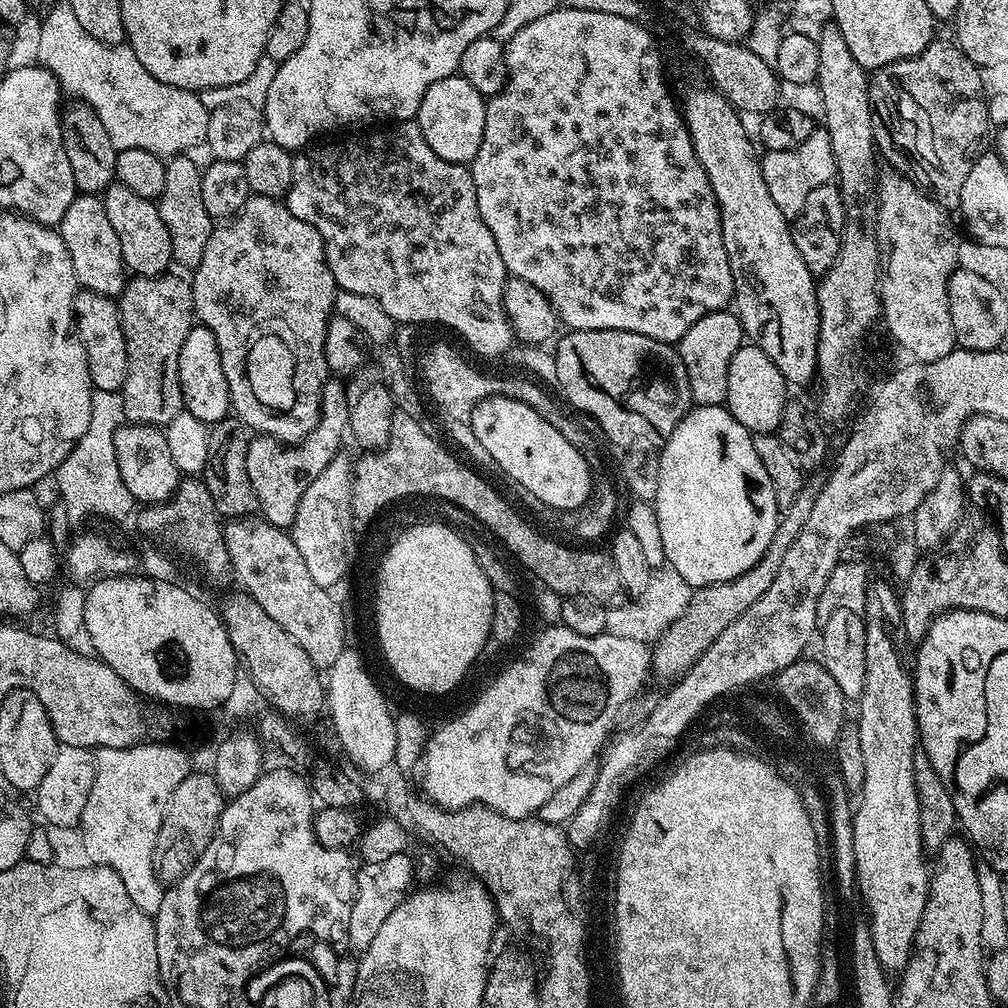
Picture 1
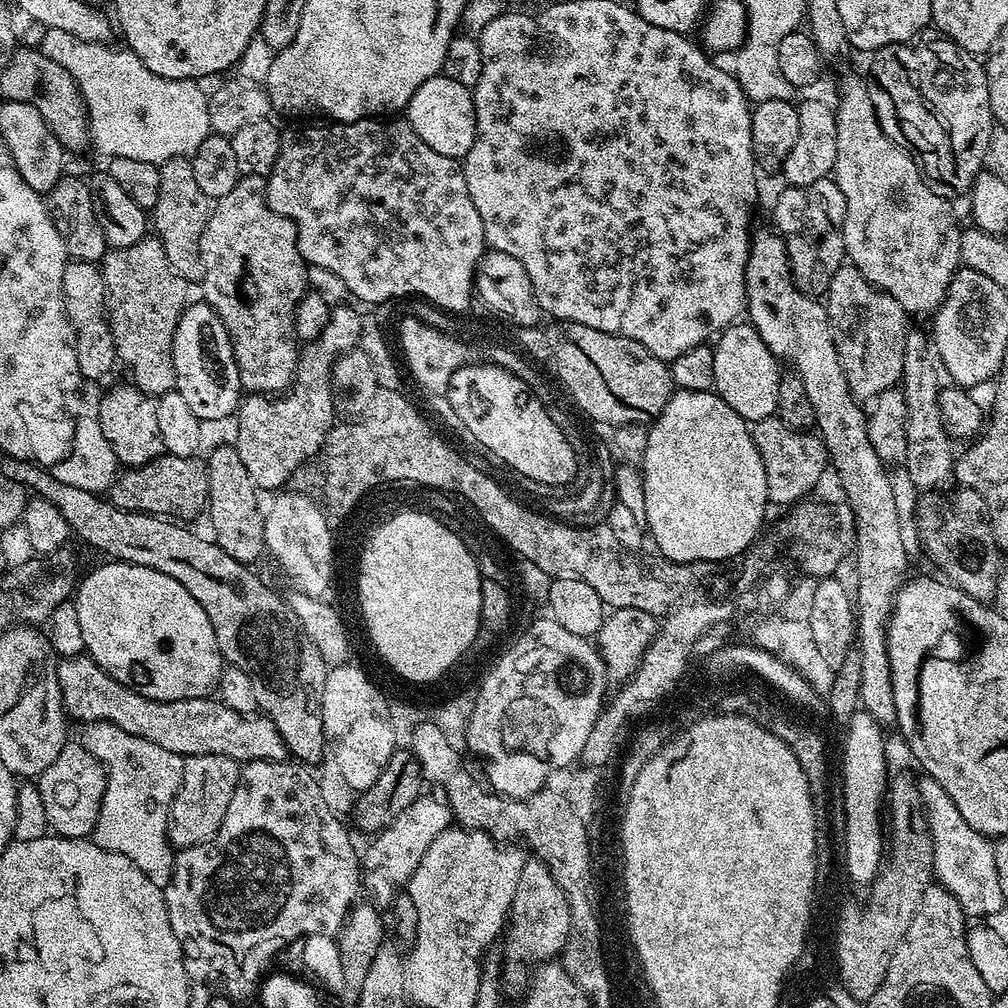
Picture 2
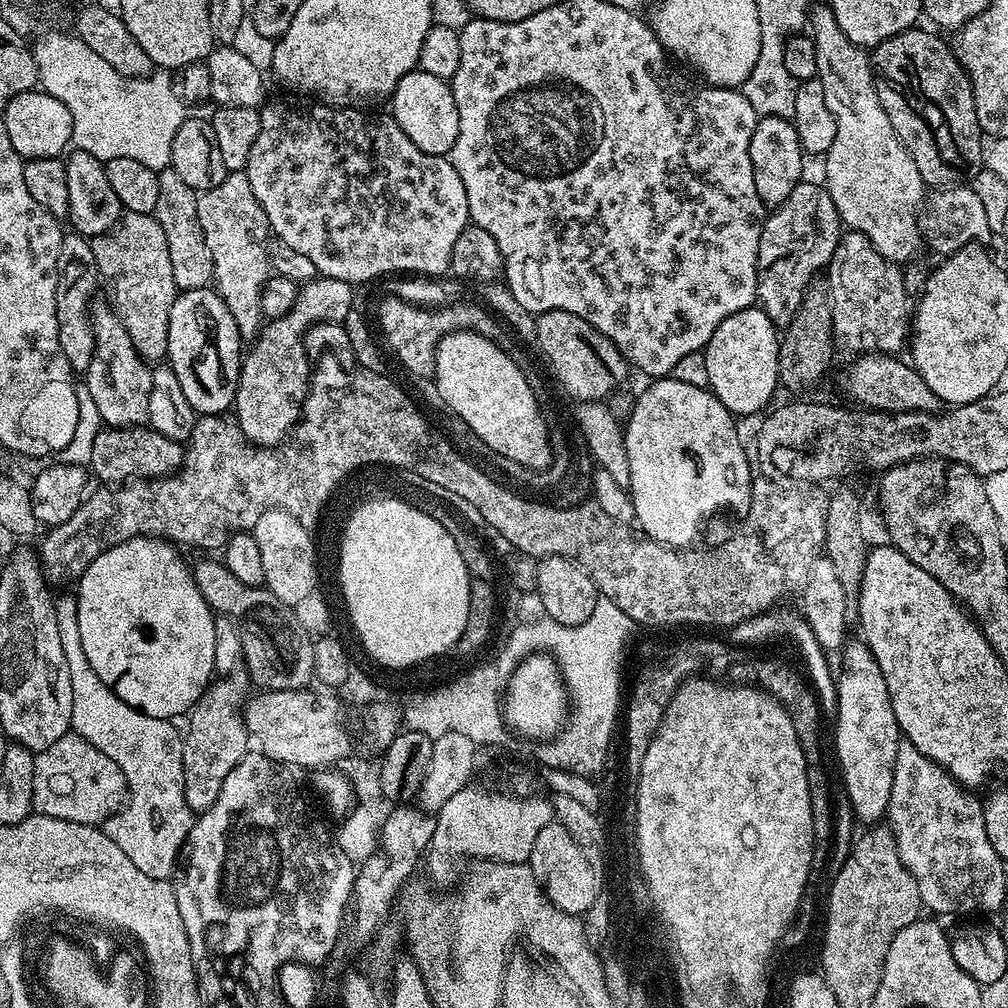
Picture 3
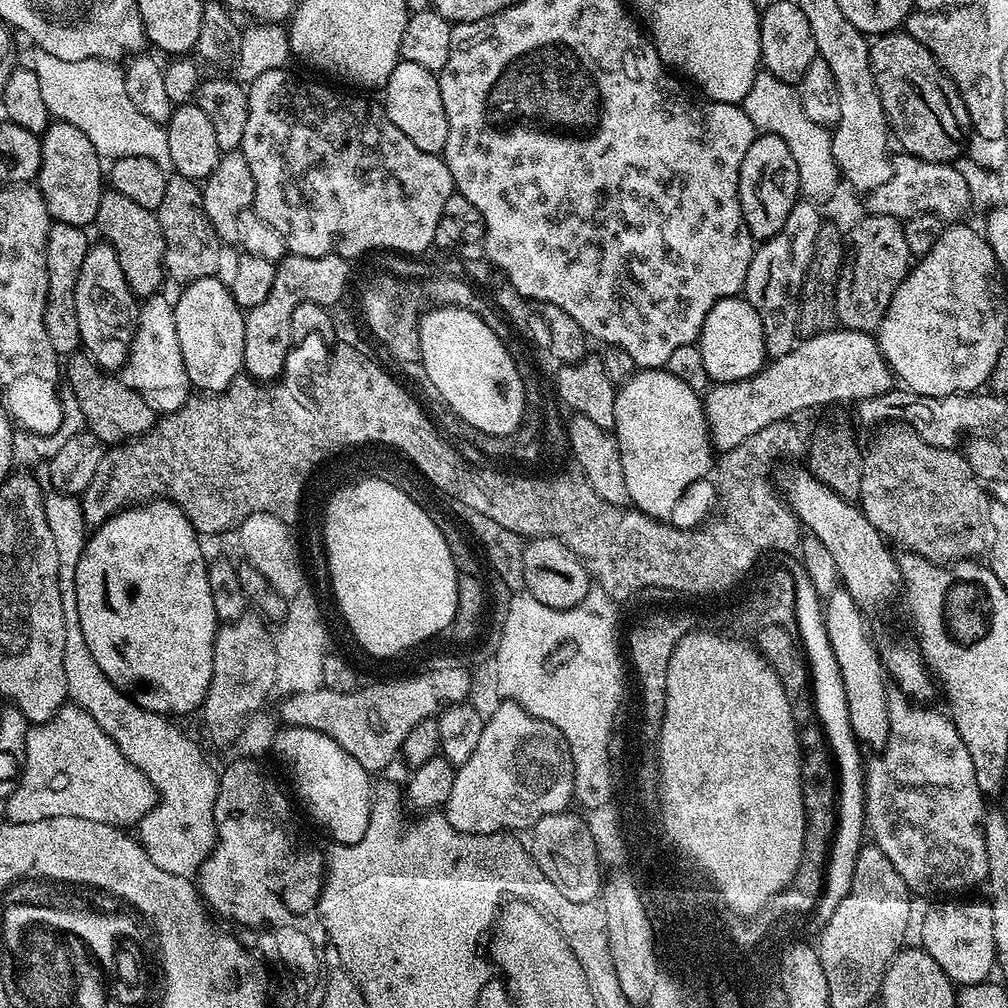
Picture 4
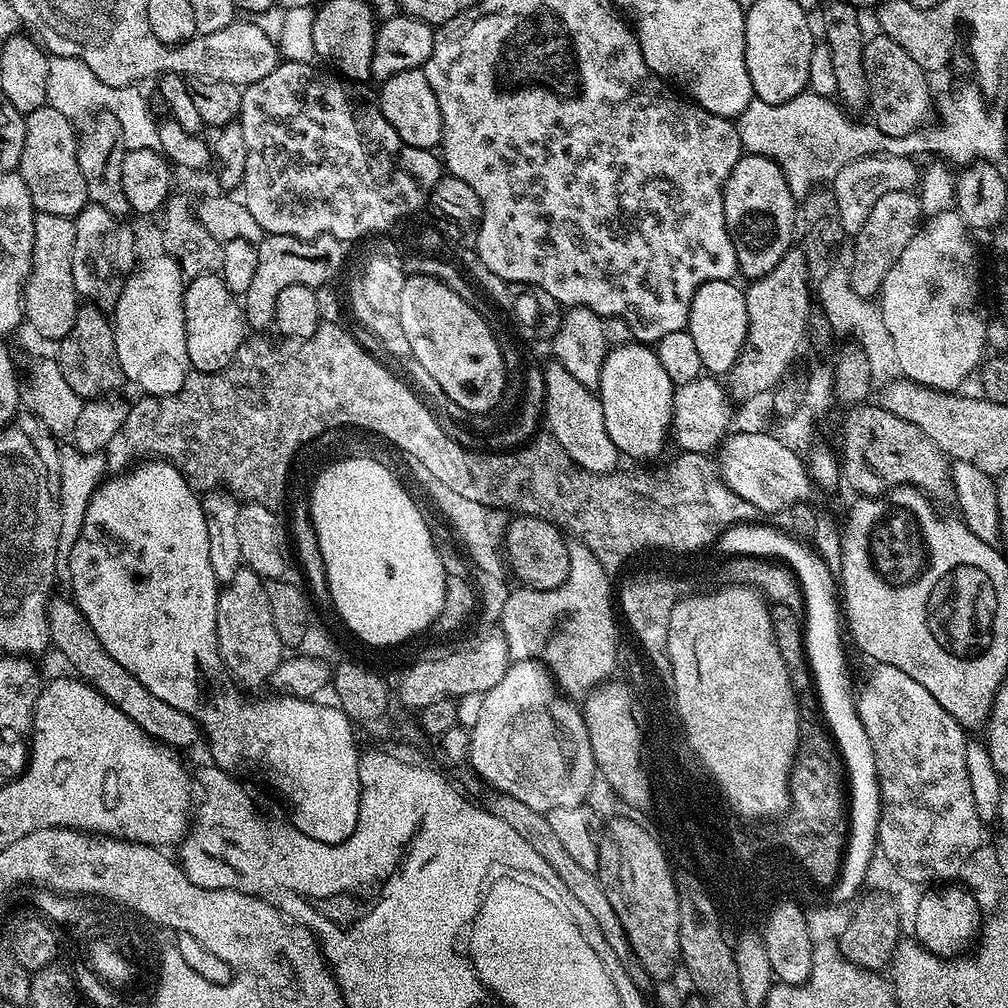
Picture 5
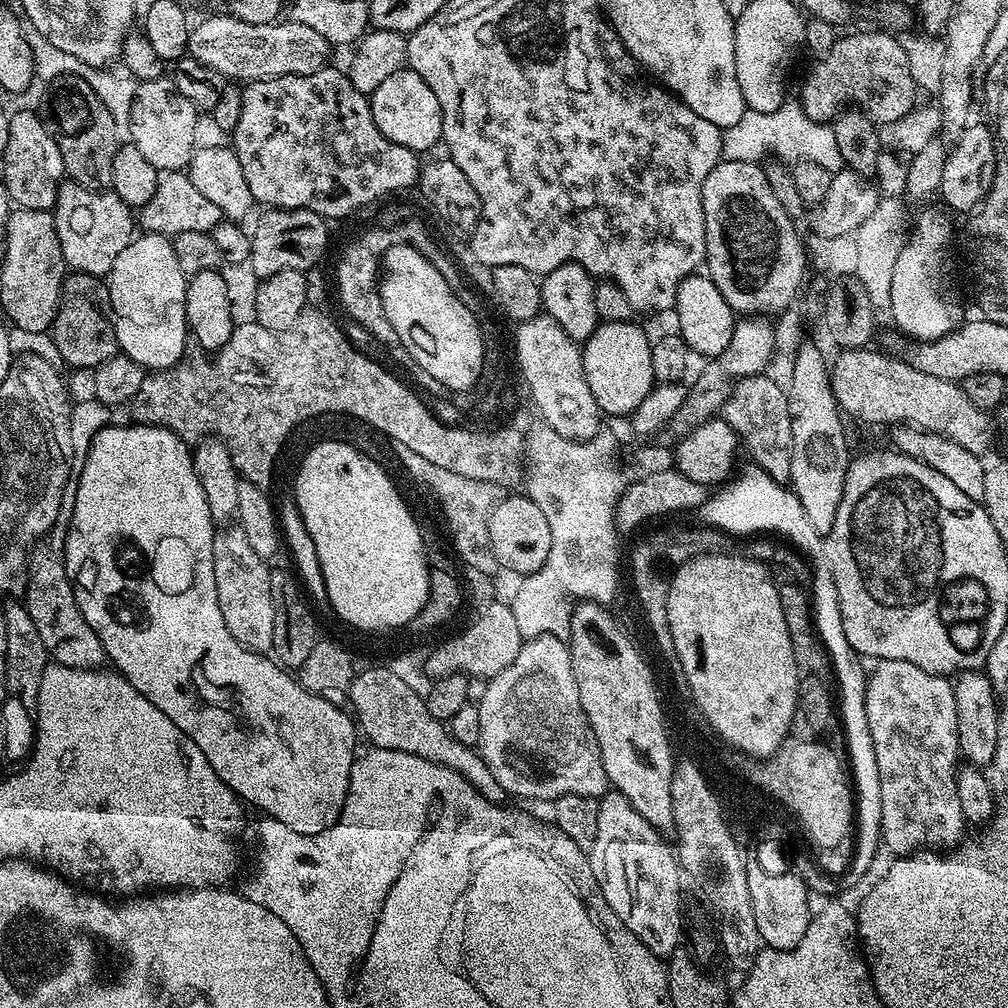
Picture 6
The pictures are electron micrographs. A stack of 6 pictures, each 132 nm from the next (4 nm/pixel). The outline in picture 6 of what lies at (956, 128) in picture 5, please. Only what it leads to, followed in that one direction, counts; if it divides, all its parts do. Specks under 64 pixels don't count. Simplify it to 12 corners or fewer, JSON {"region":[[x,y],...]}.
{"region":[[796,102],[745,110],[723,129],[723,159],[844,168],[827,123]]}

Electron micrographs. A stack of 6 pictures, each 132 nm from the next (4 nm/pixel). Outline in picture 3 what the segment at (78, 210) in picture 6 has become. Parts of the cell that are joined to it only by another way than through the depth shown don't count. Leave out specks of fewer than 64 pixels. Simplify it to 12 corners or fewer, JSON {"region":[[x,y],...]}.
{"region":[[92,301],[86,383],[109,428],[148,424],[152,368]]}

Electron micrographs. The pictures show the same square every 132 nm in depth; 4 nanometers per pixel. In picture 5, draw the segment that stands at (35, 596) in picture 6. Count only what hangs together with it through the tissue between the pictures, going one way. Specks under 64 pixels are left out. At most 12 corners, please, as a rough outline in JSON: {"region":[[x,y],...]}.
{"region":[[75,601],[48,606],[51,645],[144,733],[188,748],[202,729],[107,654]]}

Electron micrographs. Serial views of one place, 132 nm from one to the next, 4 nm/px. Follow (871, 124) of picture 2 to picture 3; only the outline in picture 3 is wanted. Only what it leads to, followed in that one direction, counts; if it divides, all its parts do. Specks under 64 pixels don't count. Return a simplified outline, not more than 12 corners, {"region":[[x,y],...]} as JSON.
{"region":[[811,5],[836,119],[822,160],[845,229],[904,266],[924,179],[878,98],[869,53]]}

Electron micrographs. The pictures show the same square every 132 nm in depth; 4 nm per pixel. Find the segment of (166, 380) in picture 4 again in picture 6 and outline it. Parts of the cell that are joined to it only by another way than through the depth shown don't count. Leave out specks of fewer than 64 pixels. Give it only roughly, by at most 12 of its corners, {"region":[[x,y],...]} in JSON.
{"region":[[137,235],[106,277],[116,343],[145,370],[190,340],[171,239]]}

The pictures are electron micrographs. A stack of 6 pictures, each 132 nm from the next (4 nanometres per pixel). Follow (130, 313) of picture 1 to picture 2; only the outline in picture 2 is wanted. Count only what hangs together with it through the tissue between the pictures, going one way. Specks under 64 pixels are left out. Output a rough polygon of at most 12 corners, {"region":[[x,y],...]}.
{"region":[[155,234],[98,264],[130,383],[176,387],[189,281]]}

